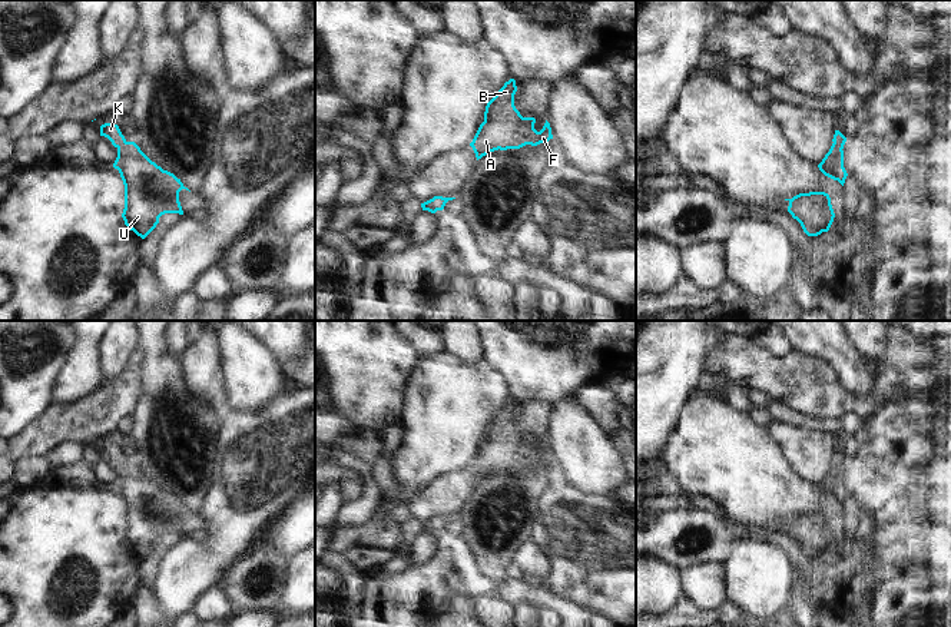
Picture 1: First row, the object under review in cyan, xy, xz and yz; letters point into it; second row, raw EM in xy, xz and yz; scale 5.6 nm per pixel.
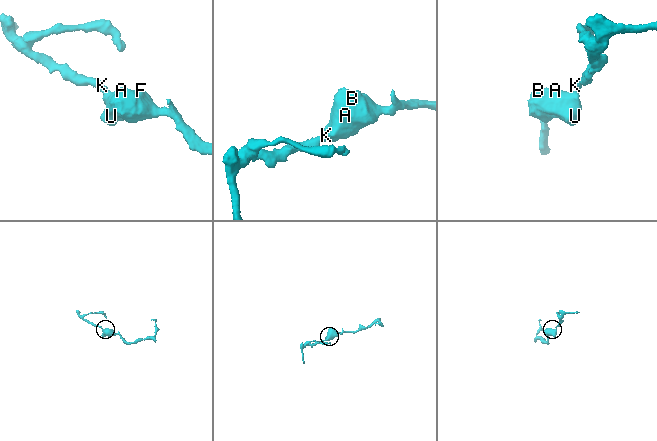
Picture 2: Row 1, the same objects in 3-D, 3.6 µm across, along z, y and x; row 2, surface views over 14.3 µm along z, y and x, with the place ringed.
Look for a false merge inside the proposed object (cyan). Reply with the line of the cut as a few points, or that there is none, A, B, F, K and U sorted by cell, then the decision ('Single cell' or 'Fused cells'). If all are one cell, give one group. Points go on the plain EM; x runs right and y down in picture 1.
No split. Groups: A B F K U. Single cell

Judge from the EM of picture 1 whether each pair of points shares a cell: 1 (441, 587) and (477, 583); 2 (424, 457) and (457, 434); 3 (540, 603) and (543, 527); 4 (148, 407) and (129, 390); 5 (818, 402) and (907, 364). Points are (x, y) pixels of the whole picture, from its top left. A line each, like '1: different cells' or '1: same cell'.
1: same cell
2: same cell
3: different cells
4: different cells
5: same cell

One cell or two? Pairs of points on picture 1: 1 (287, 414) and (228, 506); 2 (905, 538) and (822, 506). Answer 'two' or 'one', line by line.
1: one
2: two

